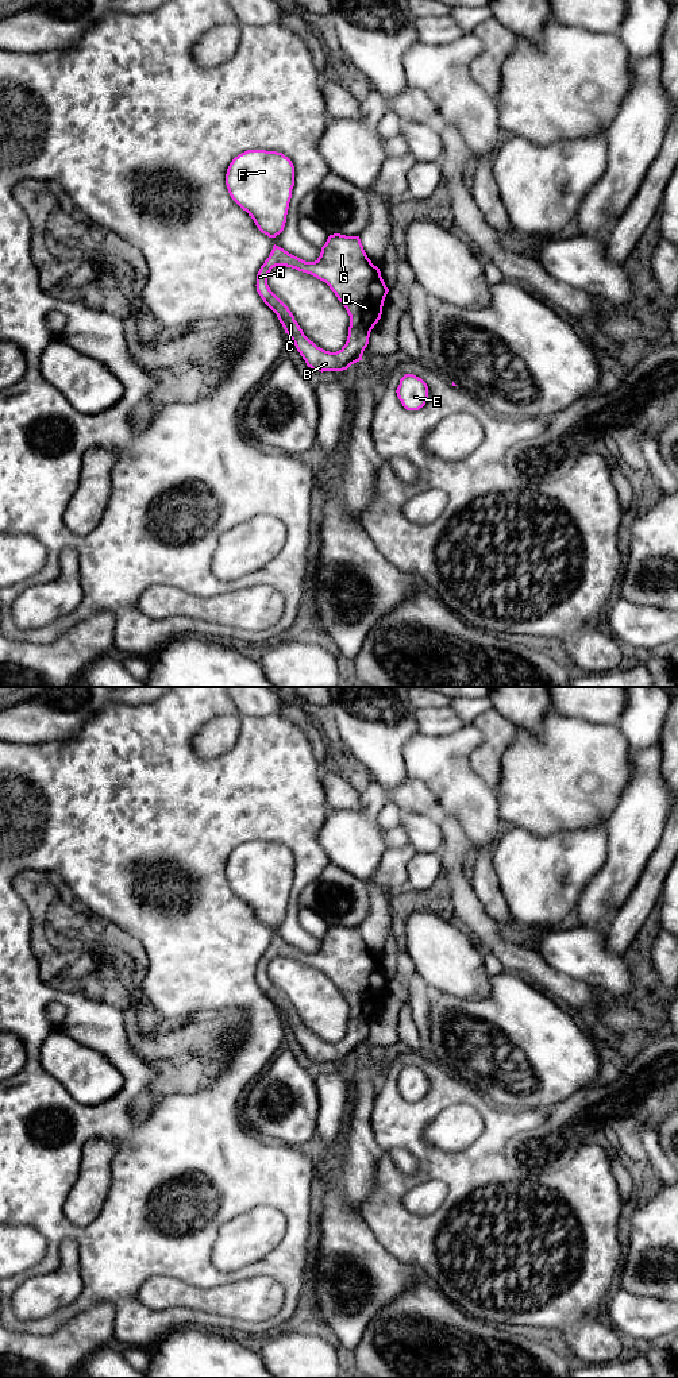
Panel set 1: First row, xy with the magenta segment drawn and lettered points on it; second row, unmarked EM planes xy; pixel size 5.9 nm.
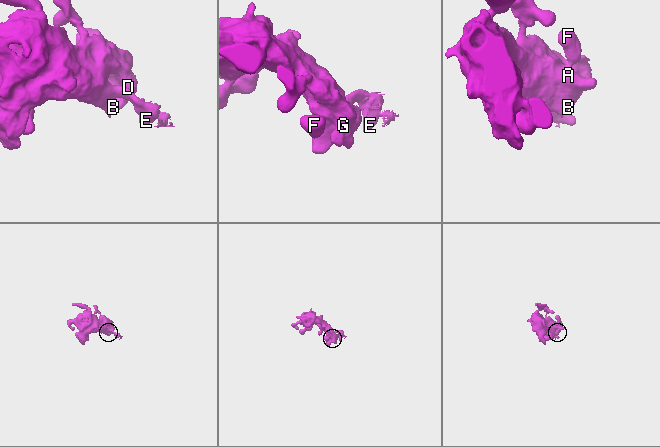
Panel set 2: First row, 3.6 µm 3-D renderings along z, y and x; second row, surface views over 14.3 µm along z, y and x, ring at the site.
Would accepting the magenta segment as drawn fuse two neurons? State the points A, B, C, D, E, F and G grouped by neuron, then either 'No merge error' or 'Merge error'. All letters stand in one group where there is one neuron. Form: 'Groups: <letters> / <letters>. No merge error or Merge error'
Groups: A B C D E F G. No merge error

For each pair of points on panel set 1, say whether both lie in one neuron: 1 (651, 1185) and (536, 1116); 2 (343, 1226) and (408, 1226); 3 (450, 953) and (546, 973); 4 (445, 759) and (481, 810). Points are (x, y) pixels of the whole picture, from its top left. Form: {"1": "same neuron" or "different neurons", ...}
{"1": "different neurons", "2": "different neurons", "3": "different neurons", "4": "same neuron"}

